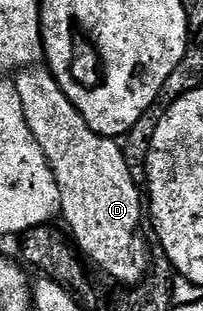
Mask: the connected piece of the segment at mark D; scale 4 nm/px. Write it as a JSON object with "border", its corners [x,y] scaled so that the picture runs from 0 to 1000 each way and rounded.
{"border":[[[241,215],[94,222],[89,299],[128,389],[197,457],[227,514],[305,608],[315,682],[365,704],[384,759],[463,807],[463,836],[562,900],[616,920],[675,920],[724,897],[739,810],[719,801],[719,746],[700,736],[709,617],[660,582],[660,553],[601,492],[576,447],[498,437],[438,402],[394,354],[315,302]]]}

